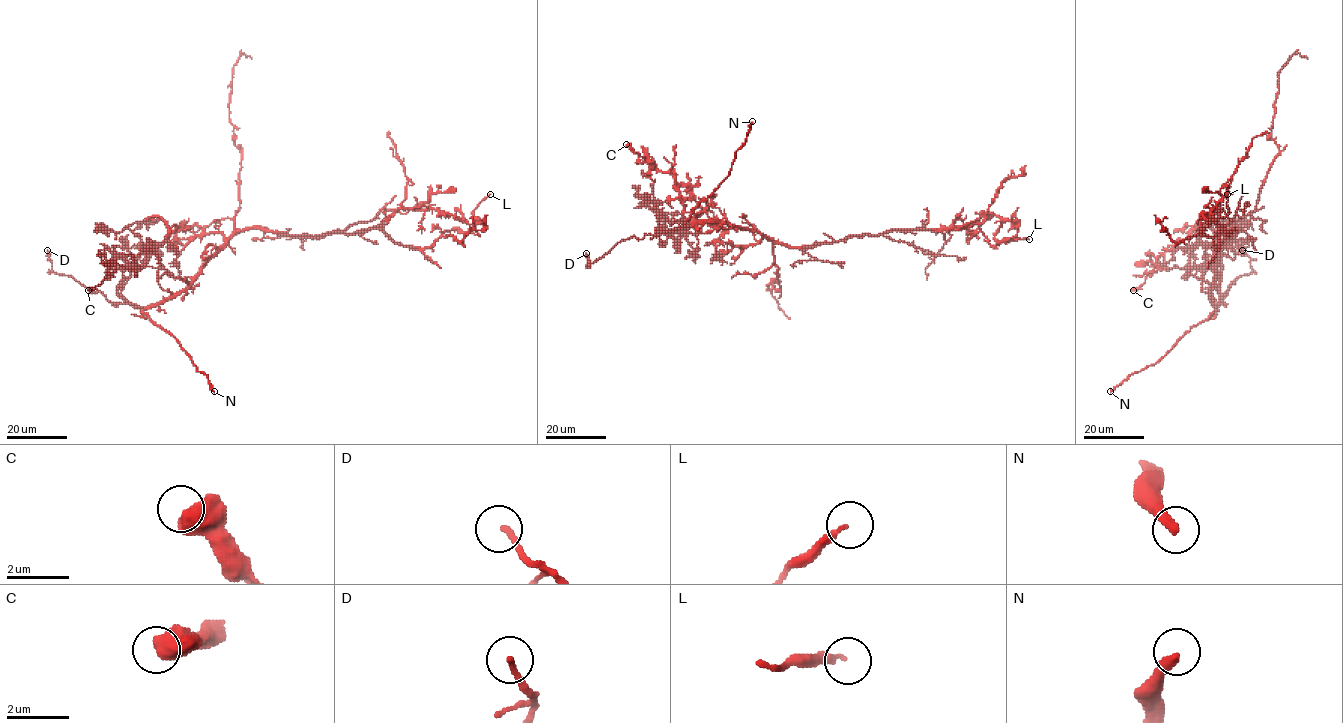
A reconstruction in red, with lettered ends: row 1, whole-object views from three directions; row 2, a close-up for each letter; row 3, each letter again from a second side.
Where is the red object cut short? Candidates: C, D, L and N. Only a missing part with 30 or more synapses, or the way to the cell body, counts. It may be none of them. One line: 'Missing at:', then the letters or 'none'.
Missing at: N

